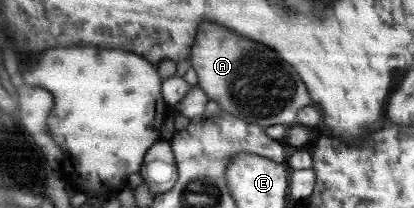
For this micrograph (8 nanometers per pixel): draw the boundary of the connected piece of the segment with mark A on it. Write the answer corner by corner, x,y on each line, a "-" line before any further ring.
203,22
203,30
199,30
199,40
193,46
189,59
199,78
197,86
205,91
210,101
245,122
264,128
273,124
292,126
299,109
311,104
305,84
287,62
265,46
241,38
221,26

